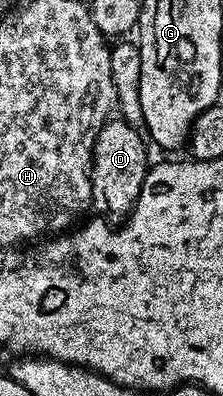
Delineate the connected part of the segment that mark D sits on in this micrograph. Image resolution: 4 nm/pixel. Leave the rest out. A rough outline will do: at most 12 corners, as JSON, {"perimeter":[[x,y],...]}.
{"perimeter":[[108,120],[95,140],[91,191],[113,216],[134,209],[148,142]]}

